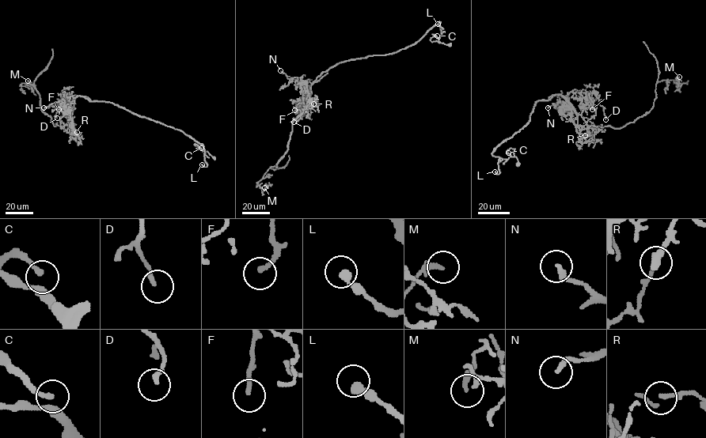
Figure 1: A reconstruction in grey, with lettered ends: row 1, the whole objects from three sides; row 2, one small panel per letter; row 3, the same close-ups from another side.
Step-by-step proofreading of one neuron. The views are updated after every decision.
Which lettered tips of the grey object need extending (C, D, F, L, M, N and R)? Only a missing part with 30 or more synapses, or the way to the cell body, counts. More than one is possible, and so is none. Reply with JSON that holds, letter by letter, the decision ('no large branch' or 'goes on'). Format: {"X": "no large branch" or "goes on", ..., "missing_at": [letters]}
{"C": "no large branch", "D": "no large branch", "F": "no large branch", "L": "no large branch", "M": "no large branch", "N": "no large branch", "R": "no large branch", "missing_at": []}

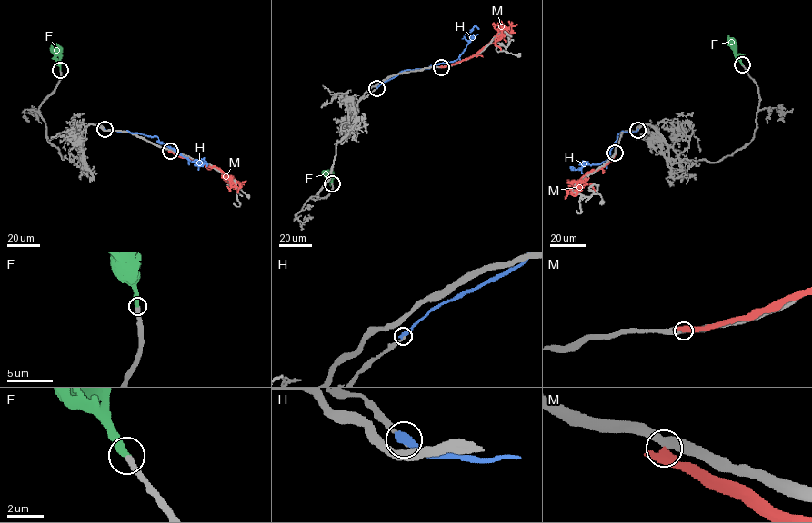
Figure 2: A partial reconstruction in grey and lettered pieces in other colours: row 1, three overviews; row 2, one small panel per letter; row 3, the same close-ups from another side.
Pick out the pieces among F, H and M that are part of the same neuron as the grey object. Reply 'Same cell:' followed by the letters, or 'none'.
Same cell: F

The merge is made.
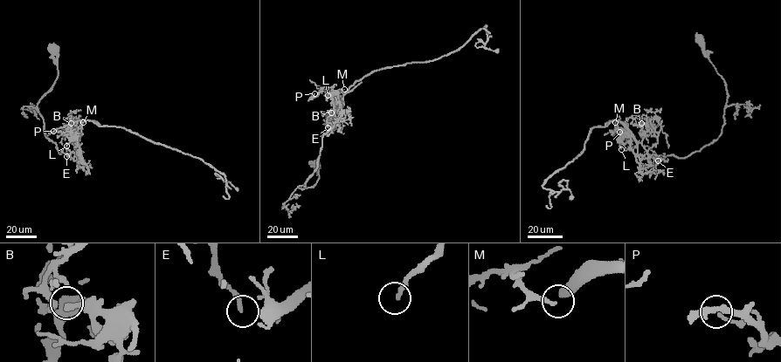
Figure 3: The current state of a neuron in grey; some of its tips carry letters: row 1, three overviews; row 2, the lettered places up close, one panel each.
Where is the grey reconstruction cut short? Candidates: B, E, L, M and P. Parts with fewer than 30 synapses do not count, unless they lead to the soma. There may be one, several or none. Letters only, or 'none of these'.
E

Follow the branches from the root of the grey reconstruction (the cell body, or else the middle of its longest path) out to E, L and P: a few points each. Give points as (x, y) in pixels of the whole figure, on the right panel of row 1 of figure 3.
E: (700, 39), (704, 54), (726, 87), (722, 133), (686, 157), (668, 155), (653, 165), (645, 146), (658, 160)
L: (700, 39), (726, 87), (722, 133), (686, 157), (668, 155), (653, 165), (640, 142), (628, 139), (621, 149)
P: (700, 39), (726, 87), (722, 133), (686, 157), (668, 155), (653, 165), (640, 142), (612, 133), (619, 132)

